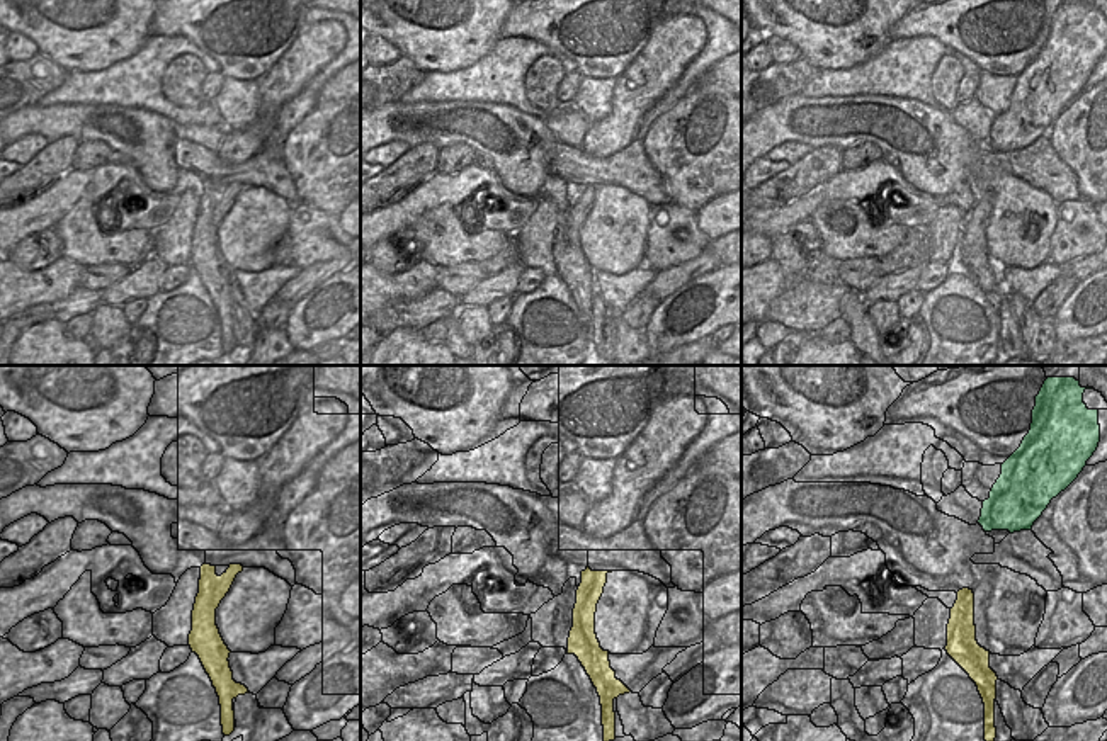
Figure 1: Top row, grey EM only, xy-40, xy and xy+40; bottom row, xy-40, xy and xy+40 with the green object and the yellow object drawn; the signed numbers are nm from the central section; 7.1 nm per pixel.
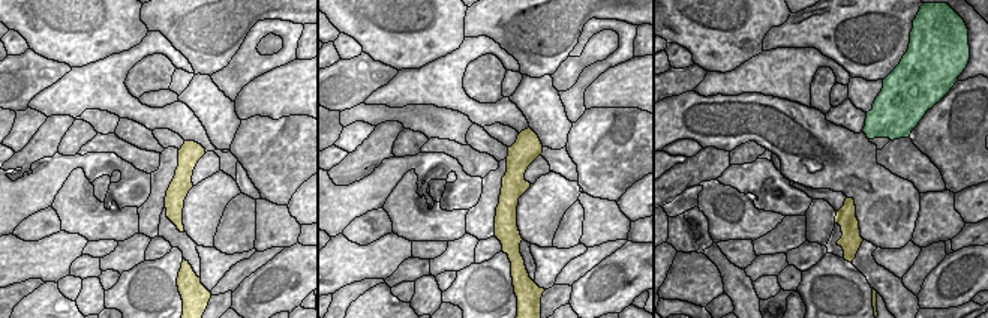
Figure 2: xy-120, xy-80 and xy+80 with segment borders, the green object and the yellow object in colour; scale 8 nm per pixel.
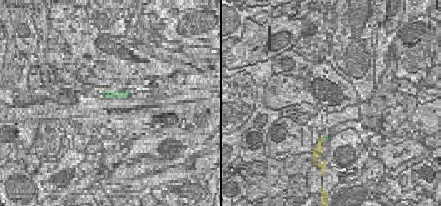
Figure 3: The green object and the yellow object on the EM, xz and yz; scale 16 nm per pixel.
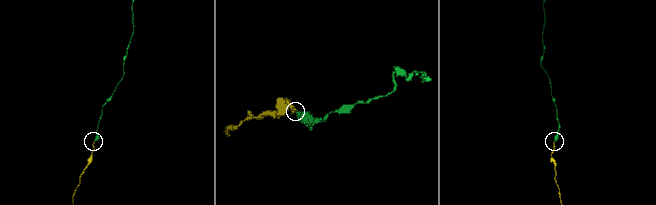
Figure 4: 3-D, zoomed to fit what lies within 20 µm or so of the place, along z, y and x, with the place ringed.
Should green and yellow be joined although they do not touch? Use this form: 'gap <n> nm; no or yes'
gap 420 nm; yes

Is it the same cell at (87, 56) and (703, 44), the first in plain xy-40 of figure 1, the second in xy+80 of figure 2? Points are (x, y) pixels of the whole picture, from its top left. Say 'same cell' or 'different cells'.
same cell

